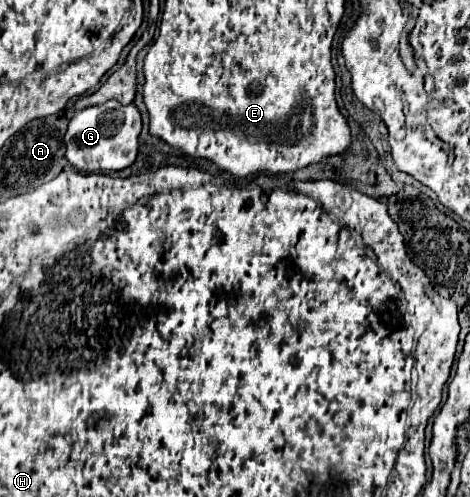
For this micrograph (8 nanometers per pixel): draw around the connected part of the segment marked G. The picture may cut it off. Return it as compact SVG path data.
M107 101L103 105L87 107L77 111L69 123L65 145L67 159L79 171L119 171L129 167L139 149L139 133L141 133L141 113L131 105L121 105L119 101Z

